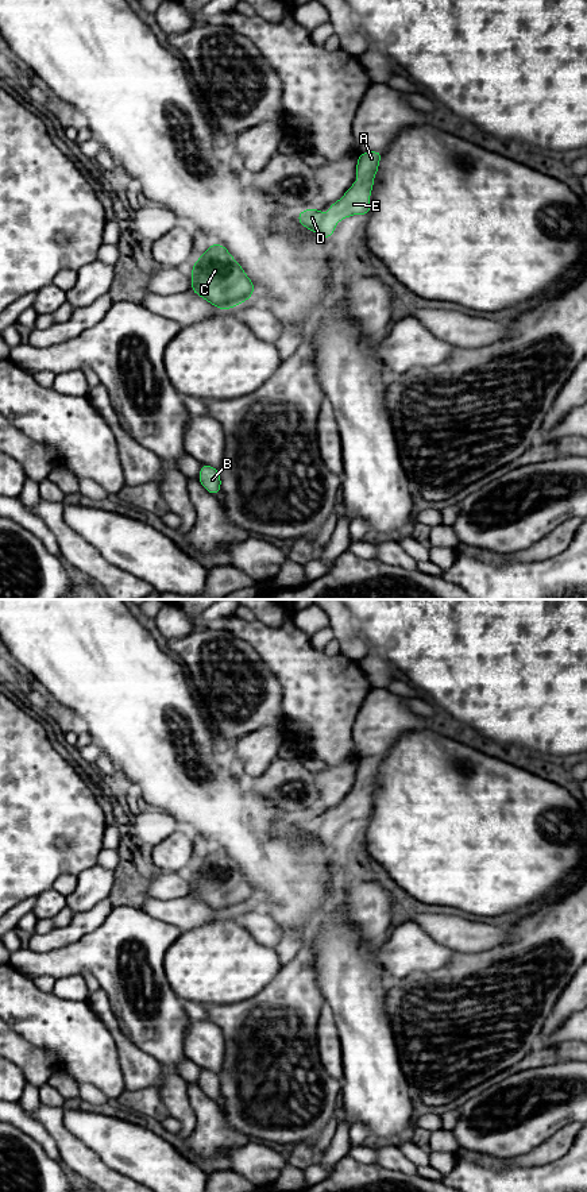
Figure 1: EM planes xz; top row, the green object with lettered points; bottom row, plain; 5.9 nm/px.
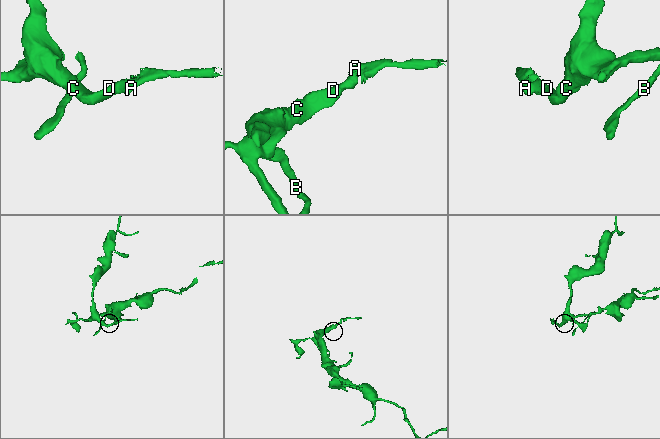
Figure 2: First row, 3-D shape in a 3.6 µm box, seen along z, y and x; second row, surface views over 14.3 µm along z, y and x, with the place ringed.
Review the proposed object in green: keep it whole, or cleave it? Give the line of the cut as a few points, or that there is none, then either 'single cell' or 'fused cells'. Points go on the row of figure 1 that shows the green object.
no cut; single cell

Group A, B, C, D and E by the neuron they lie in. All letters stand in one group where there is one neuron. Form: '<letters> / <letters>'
A B C D E

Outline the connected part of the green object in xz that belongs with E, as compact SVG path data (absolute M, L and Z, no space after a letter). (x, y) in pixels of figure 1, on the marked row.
M381 151L359 154L355 175L360 180L354 182L339 201L329 204L328 213L317 211L316 207L298 212L300 224L317 232L323 239L328 239L333 235L337 221L352 215L368 215L371 212L370 194L382 155Z

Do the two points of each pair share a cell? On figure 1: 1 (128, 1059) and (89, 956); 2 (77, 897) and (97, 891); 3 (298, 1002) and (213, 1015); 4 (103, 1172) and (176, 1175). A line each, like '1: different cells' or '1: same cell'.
1: different cells
2: same cell
3: same cell
4: different cells

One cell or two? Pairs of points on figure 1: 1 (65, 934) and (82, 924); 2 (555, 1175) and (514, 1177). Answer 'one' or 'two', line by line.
1: one
2: one

